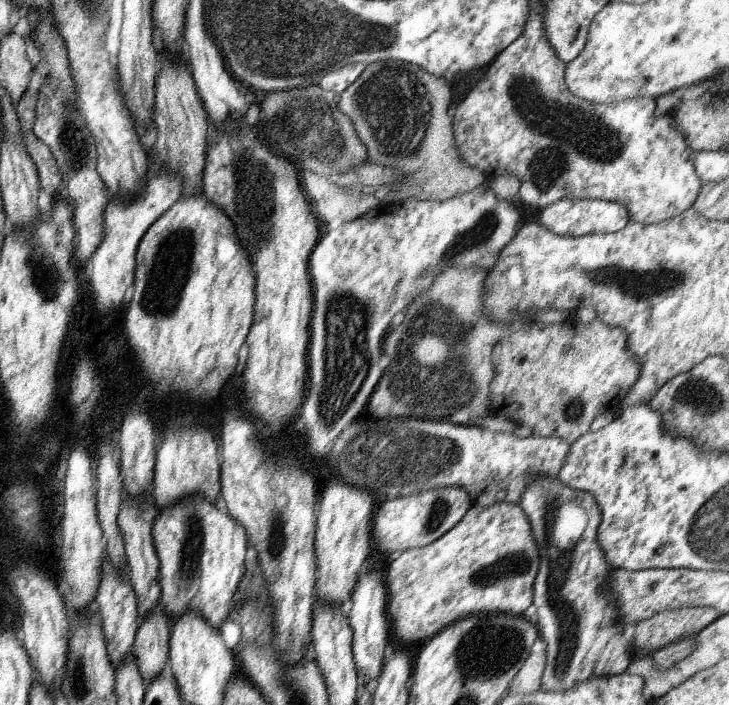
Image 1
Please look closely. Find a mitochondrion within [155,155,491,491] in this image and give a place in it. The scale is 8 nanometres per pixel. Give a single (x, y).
(452, 380)

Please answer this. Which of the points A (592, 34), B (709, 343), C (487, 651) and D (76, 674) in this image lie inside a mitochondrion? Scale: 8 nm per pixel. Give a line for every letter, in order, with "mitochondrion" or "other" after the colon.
A: other
B: other
C: mitochondrion
D: mitochondrion

